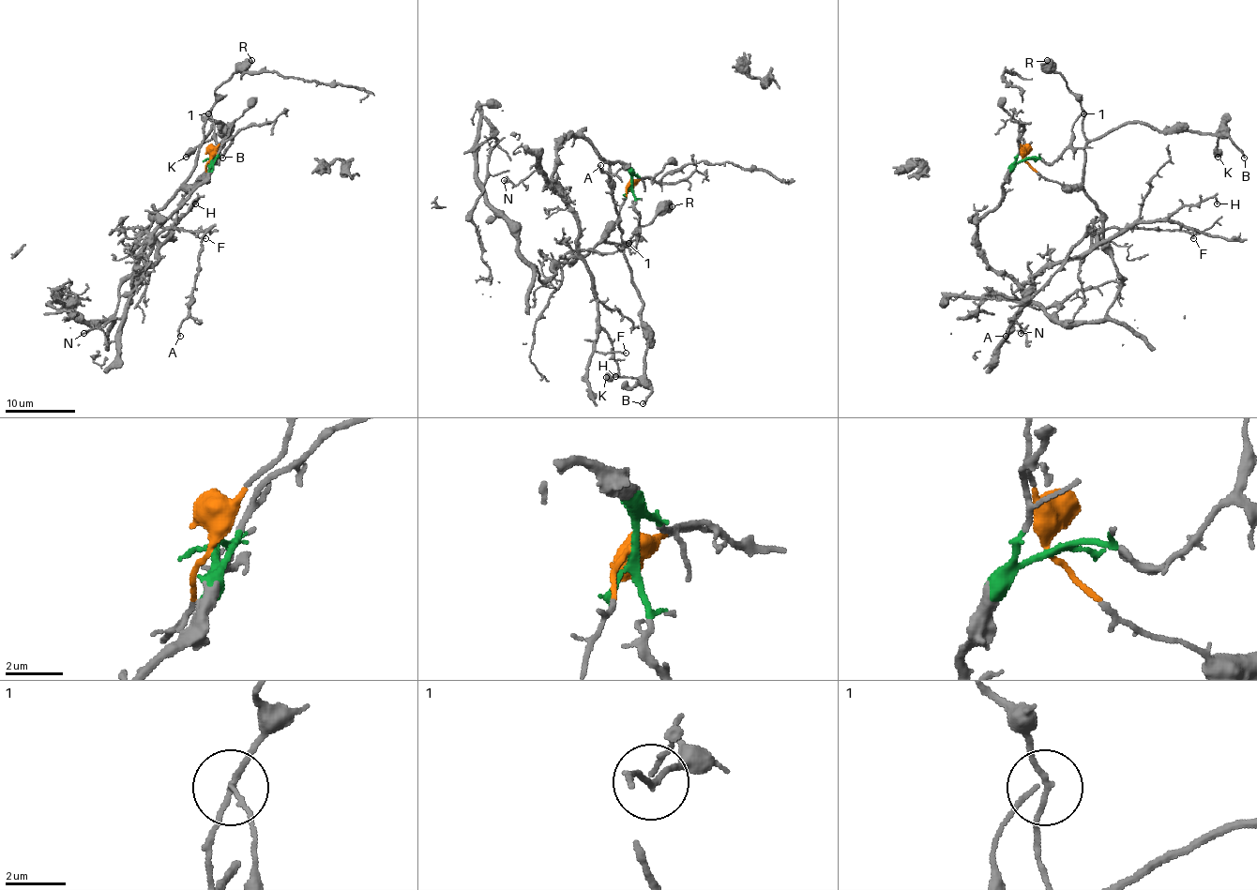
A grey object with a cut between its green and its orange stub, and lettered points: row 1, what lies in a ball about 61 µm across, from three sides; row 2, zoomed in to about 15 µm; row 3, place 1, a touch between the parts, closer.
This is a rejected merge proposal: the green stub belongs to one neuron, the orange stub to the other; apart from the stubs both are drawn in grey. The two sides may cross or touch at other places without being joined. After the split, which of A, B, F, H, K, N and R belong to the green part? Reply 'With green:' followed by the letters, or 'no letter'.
With green: A, F, H, N

